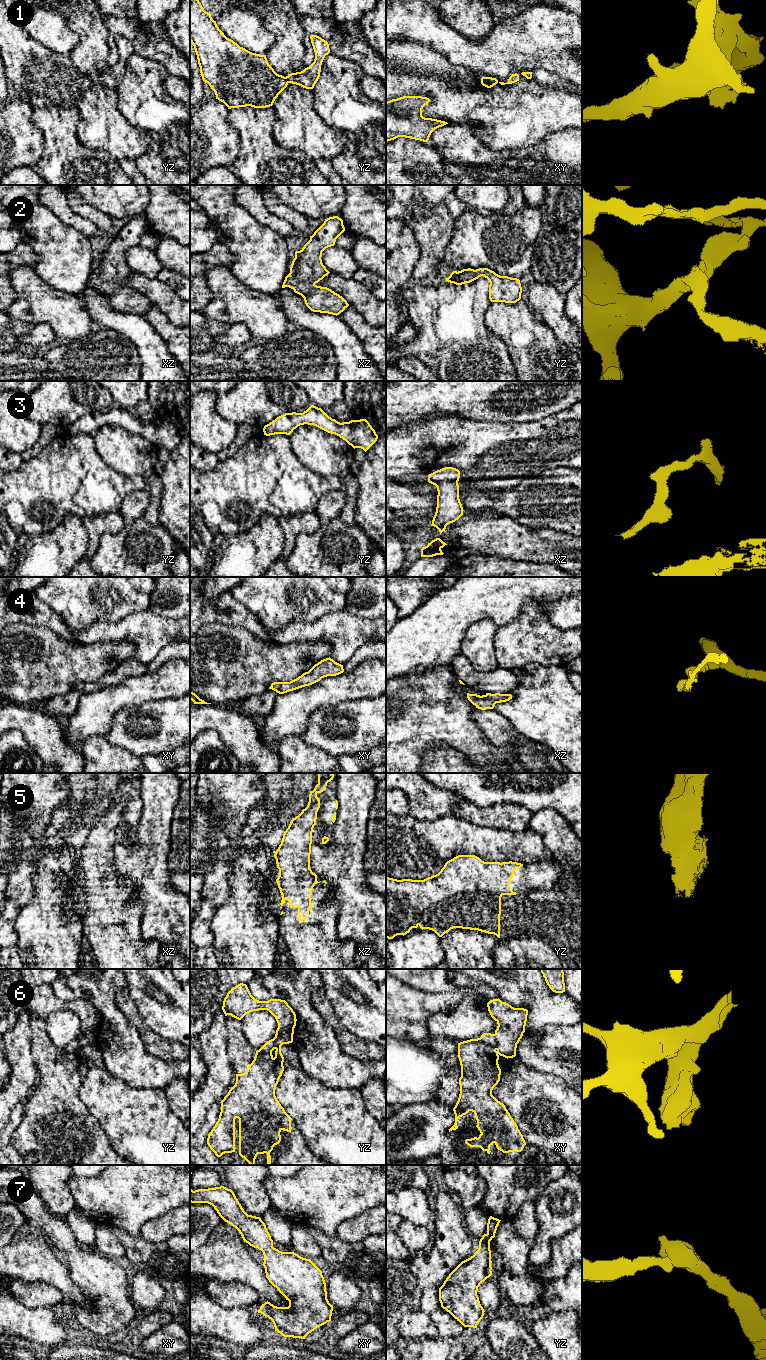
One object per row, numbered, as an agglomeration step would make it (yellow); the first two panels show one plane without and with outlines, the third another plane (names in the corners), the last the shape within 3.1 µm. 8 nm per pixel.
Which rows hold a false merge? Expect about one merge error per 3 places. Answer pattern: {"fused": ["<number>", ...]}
{"fused": ["1", "6"]}

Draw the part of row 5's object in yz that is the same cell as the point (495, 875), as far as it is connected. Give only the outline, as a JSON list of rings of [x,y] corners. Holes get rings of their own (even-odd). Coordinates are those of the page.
[[[458,855],[447,861],[441,871],[424,880],[386,877],[386,938],[406,935],[418,926],[434,931],[439,937],[453,928],[478,930],[500,938],[501,897],[516,895],[510,887],[514,871],[523,866],[517,862],[484,862],[475,855]]]

